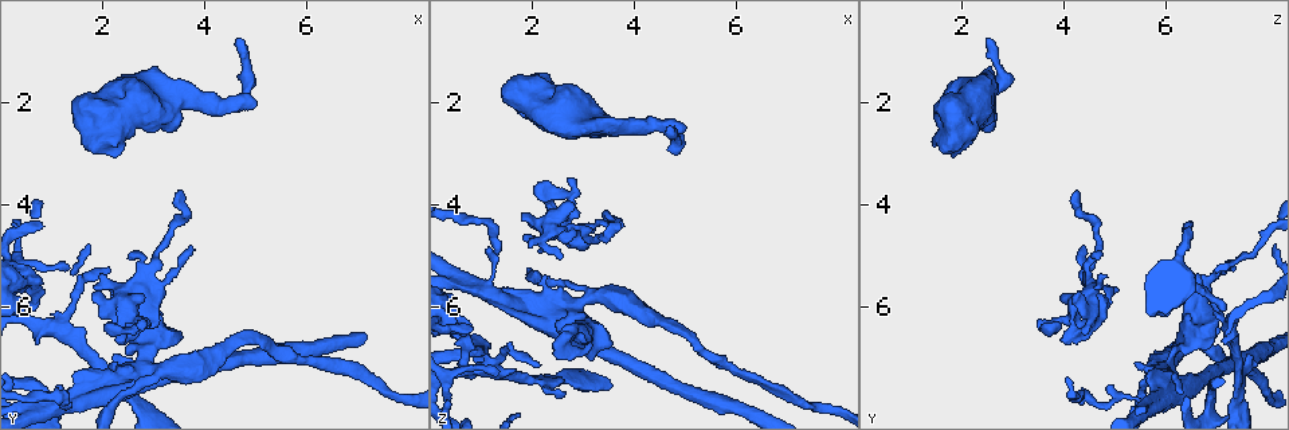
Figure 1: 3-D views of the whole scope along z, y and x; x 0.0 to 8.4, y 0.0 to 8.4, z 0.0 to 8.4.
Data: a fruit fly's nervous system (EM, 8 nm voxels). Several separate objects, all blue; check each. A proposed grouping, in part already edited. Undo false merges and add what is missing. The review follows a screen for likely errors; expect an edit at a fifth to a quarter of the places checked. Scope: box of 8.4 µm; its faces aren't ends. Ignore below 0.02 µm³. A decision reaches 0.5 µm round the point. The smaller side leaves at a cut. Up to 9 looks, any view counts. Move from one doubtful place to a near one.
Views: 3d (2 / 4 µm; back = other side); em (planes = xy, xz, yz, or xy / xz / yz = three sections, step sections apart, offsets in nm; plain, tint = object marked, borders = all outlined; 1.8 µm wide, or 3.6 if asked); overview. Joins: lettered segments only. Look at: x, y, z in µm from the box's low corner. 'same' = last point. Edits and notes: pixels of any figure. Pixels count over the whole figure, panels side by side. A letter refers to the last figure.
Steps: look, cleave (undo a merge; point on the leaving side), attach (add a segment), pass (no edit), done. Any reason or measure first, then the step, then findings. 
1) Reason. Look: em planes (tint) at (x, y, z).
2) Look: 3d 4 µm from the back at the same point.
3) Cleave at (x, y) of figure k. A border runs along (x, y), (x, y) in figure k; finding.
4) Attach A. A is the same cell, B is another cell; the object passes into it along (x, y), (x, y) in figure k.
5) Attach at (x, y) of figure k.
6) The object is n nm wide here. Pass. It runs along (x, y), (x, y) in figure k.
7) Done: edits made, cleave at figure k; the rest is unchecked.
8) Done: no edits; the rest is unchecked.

End of a long branch. Look: em xy step 4 (borders) at (4.75, 0.80, 2.50).

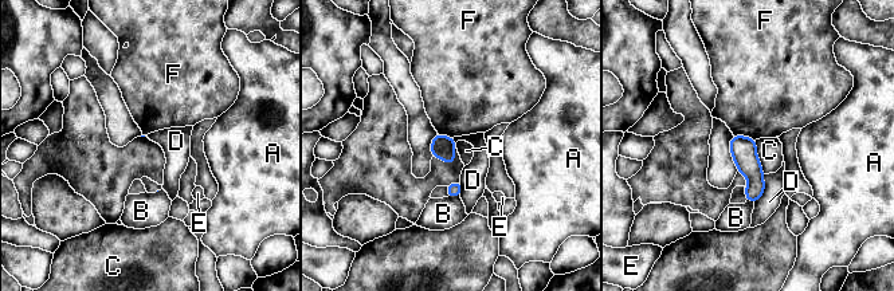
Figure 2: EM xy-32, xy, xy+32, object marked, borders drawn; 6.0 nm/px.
Pass. A, B, C, D, E and F are other cells; a border runs along (764, 175), (764, 193), (755, 203) in figure 2; no lettered segment goes on from it.

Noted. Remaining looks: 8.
Free end. Look: 3d 2 µm at (2.70, 6.35, 3.50).

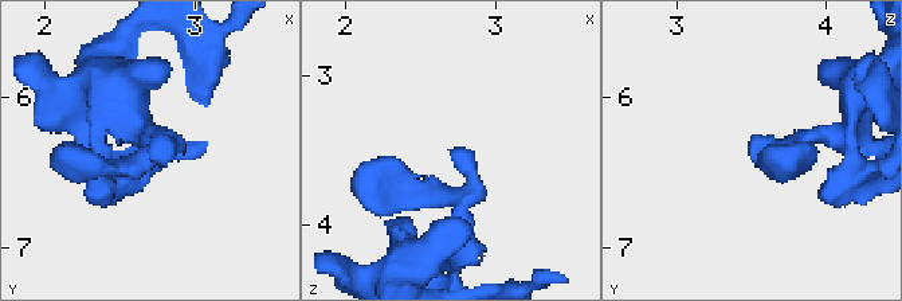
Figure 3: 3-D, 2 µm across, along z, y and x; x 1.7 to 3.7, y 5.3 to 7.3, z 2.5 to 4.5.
Now the EM. Look: em planes (borders) at (2.72, 6.40, 3.52).

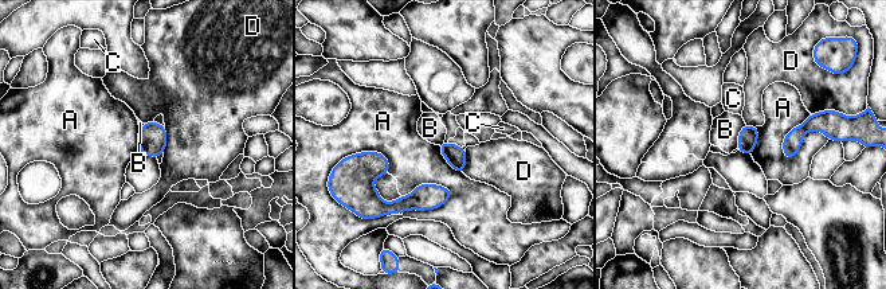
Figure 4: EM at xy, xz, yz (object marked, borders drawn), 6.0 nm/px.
The object is 120 nm wide here. Pass. A, B, C and D are other cells; a border runs along (745, 124), (740, 132), (737, 148) in figure 4; no lettered segment goes on from it.

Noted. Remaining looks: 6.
Tapers out. Look: 3d 2 µm at (0.55, 6.05, 7.10).

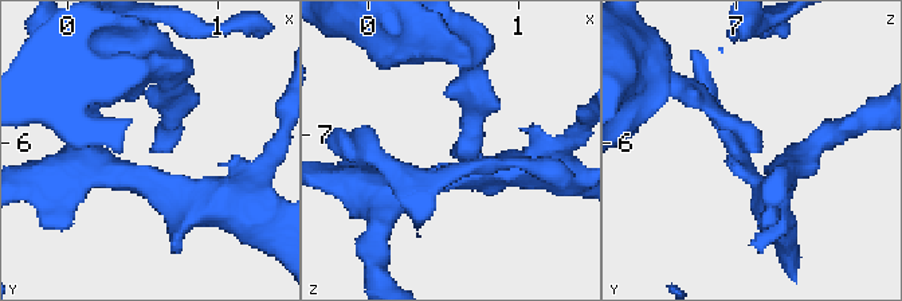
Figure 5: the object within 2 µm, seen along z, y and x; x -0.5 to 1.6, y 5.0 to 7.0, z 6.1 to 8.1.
Need the tissue. Look: em planes (borders) at (0.54, 6.06, 7.12).

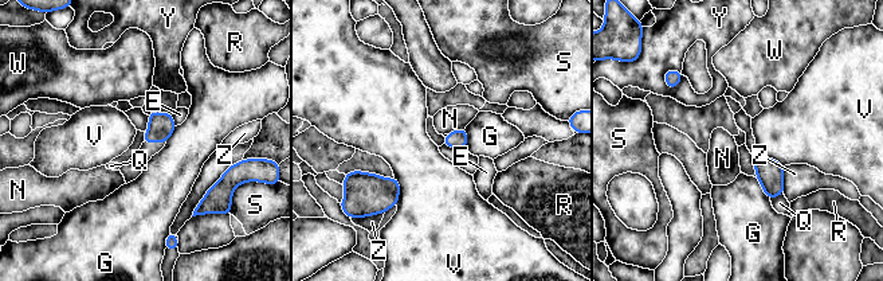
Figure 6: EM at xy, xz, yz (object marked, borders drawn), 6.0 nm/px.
The longest contact is with V, 180 nm. Pass. E, G, N, Q, R, S, V, W, Y and Z are other cells; no lettered segment goes on from it.

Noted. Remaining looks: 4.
An open end. Look: 3d 4 µm at (2.95, 5.30, 6.60).

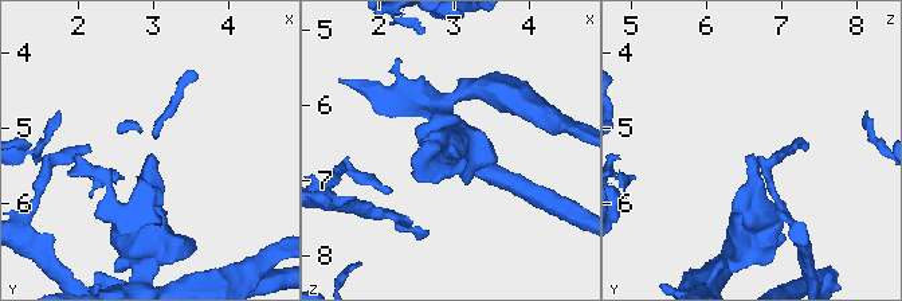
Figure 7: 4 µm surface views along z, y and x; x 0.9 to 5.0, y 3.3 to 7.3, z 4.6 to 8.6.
Shape alone is not enough. Look: em planes (tint) at (3.00, 5.35, 6.60).

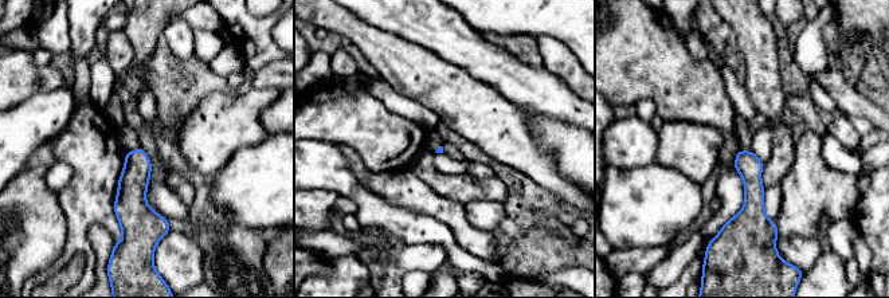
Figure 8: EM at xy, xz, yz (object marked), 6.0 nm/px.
See the neighbours. Look: em planes (borders) at the same point.

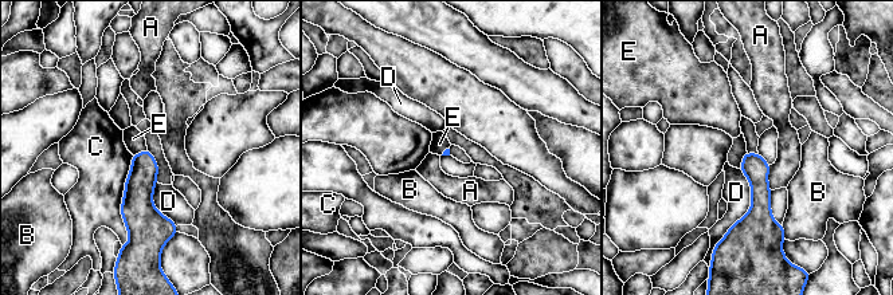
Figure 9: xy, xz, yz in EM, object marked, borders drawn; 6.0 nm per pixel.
Pass. A, B, C, D and E are other cells; a border runs along (147, 149), (133, 156) in figure 9; none of them fits.

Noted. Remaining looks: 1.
Done: no edits; the rest is unchecked.

